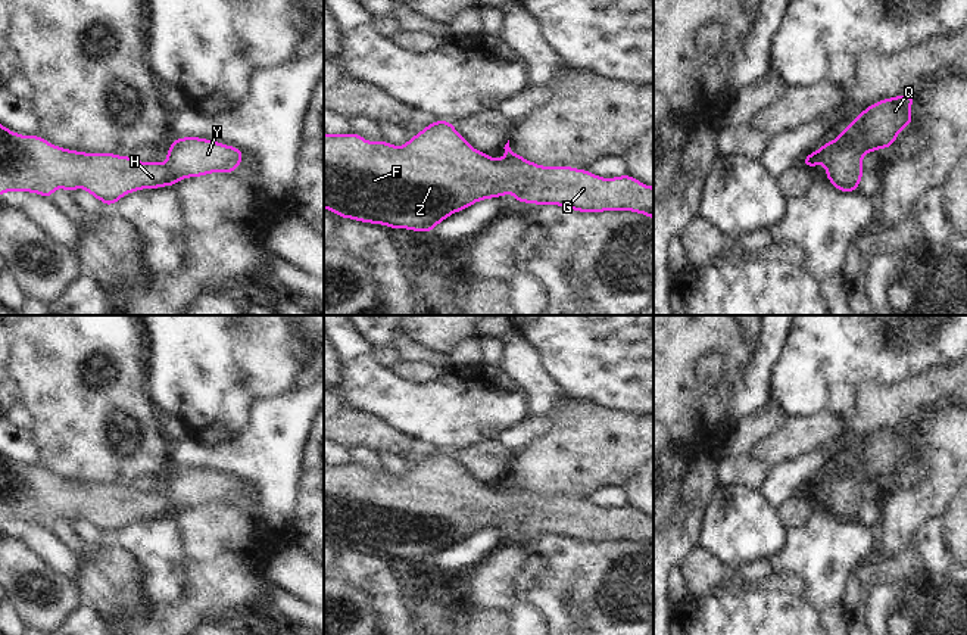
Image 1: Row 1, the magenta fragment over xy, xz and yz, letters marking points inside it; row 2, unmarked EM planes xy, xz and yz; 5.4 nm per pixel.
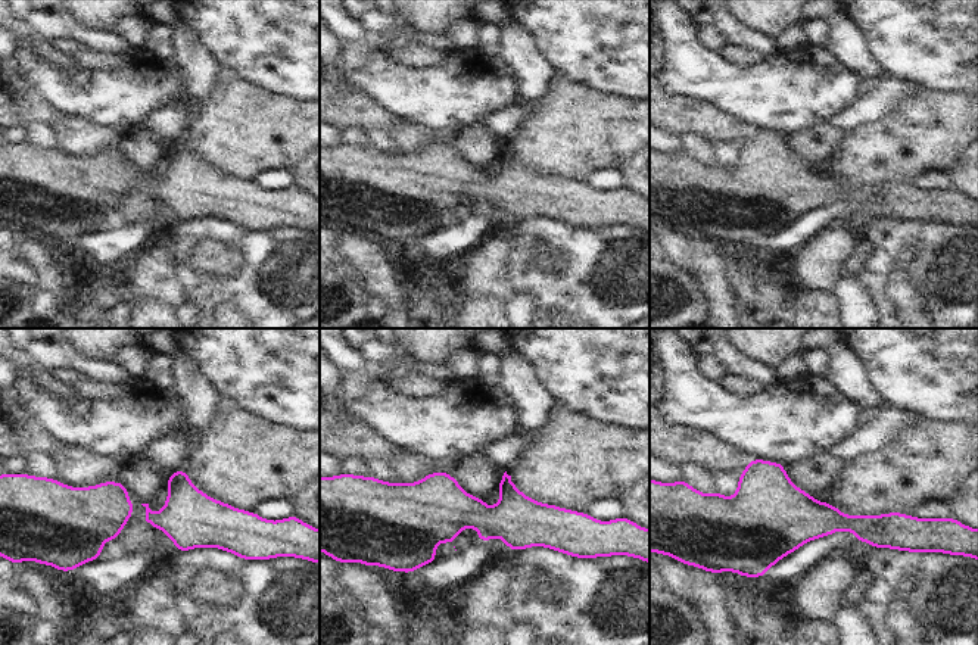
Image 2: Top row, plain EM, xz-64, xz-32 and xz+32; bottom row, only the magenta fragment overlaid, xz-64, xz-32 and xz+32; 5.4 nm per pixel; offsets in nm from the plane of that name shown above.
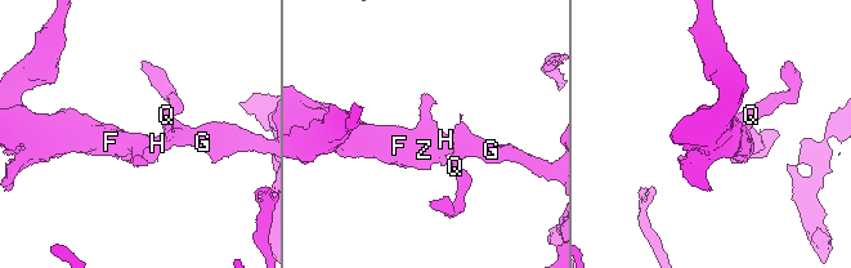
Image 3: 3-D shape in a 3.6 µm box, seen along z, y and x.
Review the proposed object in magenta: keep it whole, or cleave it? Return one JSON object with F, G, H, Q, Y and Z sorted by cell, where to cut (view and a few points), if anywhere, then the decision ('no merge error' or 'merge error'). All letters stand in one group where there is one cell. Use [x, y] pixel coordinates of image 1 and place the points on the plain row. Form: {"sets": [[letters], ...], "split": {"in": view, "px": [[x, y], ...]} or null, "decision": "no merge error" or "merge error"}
{"sets": [["F", "G", "H", "Q", "Y", "Z"]], "split": null, "decision": "no merge error"}

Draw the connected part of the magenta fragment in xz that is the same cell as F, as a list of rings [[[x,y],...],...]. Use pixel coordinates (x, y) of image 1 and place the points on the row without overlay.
[[[442,449],[427,455],[402,477],[386,473],[384,469],[378,473],[371,473],[355,463],[324,464],[324,538],[341,548],[424,563],[431,563],[450,544],[470,538],[478,530],[500,527],[506,523],[512,523],[515,532],[559,535],[577,542],[592,544],[633,541],[653,550],[653,517],[640,513],[628,504],[617,508],[601,508],[587,499],[575,499],[573,497],[540,497],[525,491],[524,486],[515,485],[509,477],[509,470],[503,479],[505,486],[496,491],[492,485],[475,480],[453,458],[450,451]]]

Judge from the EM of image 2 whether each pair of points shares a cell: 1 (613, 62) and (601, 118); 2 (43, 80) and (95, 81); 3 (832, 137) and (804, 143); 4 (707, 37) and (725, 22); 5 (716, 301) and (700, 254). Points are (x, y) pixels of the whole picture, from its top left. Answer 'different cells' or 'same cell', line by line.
1: different cells
2: same cell
3: same cell
4: different cells
5: same cell

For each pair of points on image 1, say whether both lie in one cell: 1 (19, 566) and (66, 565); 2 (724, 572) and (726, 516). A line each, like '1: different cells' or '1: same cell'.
1: different cells
2: different cells

